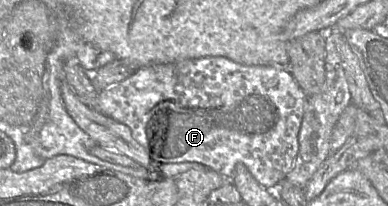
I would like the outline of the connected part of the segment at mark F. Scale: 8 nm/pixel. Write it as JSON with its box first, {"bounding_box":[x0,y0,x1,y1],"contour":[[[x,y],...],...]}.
{"bounding_box":[96,57,308,190],"contour":[[[202,57],[167,64],[155,64],[136,70],[130,77],[97,93],[96,110],[126,125],[133,138],[160,163],[196,162],[221,174],[227,181],[235,173],[236,165],[243,163],[253,177],[264,187],[275,190],[292,170],[299,153],[298,135],[308,97],[300,88],[288,68],[275,65],[247,66],[226,57]]]}

